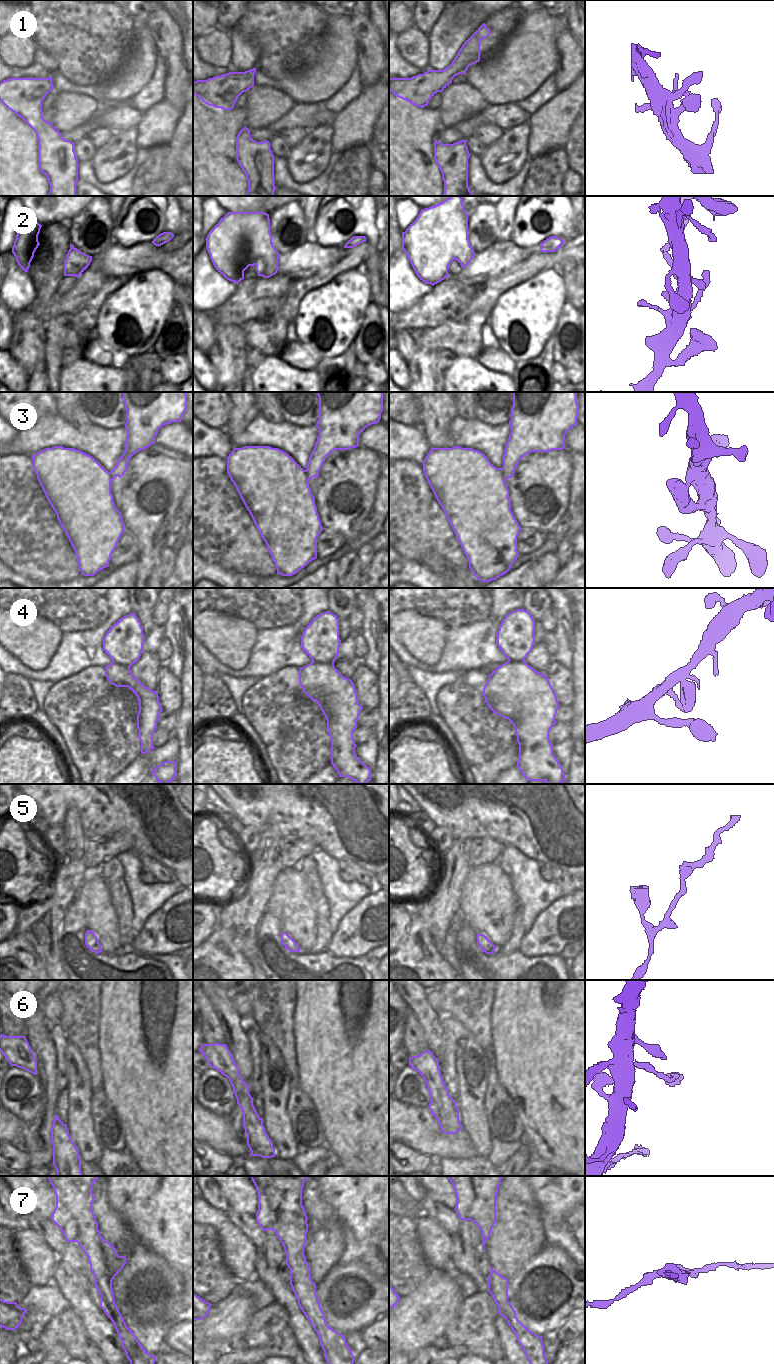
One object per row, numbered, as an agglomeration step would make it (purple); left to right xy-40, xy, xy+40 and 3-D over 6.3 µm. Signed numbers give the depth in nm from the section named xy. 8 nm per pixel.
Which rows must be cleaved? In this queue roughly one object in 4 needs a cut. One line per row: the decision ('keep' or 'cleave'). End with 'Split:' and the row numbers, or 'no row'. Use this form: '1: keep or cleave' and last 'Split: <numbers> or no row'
1: keep
2: cleave
3: keep
4: keep
5: keep
6: keep
7: cleave
Split: 2, 7

